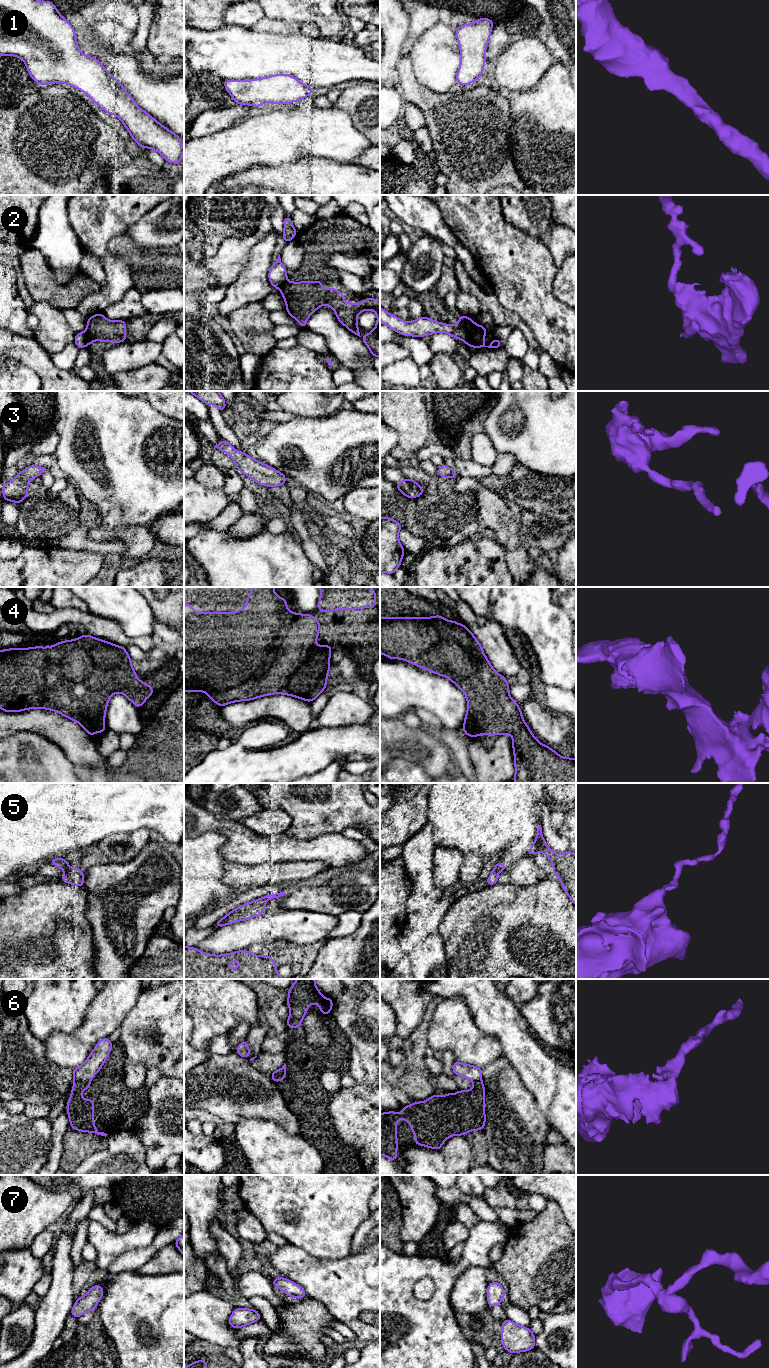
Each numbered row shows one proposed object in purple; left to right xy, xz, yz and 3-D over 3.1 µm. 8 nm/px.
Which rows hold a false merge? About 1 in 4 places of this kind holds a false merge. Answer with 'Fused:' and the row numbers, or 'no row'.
Fused: 2, 5, 6

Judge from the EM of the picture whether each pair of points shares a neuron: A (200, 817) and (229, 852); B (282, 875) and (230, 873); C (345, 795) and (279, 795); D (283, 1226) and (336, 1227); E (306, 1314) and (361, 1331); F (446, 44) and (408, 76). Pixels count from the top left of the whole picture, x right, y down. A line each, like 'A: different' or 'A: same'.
A: same
B: same
C: same
D: same
E: different
F: different

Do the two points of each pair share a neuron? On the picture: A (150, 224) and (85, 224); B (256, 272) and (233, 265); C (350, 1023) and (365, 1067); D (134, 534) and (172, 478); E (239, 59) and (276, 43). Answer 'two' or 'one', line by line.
A: two
B: two
C: one
D: two
E: one

